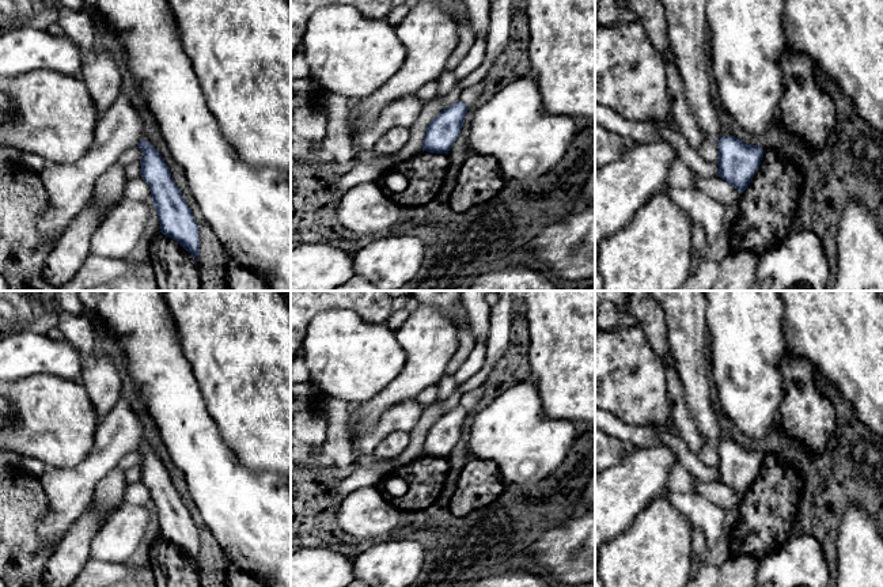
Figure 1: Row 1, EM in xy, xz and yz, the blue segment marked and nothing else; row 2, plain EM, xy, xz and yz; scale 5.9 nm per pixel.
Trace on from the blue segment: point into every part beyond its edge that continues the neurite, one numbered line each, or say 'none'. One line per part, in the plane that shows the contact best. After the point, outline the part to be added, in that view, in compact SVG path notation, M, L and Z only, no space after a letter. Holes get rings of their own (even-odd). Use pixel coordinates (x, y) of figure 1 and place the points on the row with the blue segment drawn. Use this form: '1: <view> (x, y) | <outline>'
none

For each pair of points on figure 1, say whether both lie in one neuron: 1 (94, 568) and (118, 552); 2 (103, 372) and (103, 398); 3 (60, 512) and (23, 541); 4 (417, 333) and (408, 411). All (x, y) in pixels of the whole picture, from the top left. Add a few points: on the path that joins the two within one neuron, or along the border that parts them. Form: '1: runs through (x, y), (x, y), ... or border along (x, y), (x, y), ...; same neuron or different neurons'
1: border along (90, 557), (128, 563); different neurons
2: runs through (103, 379), (103, 392); same neuron
3: border along (46, 500), (37, 534), (53, 550); different neurons
4: border along (413, 398), (395, 402), (382, 416); different neurons

